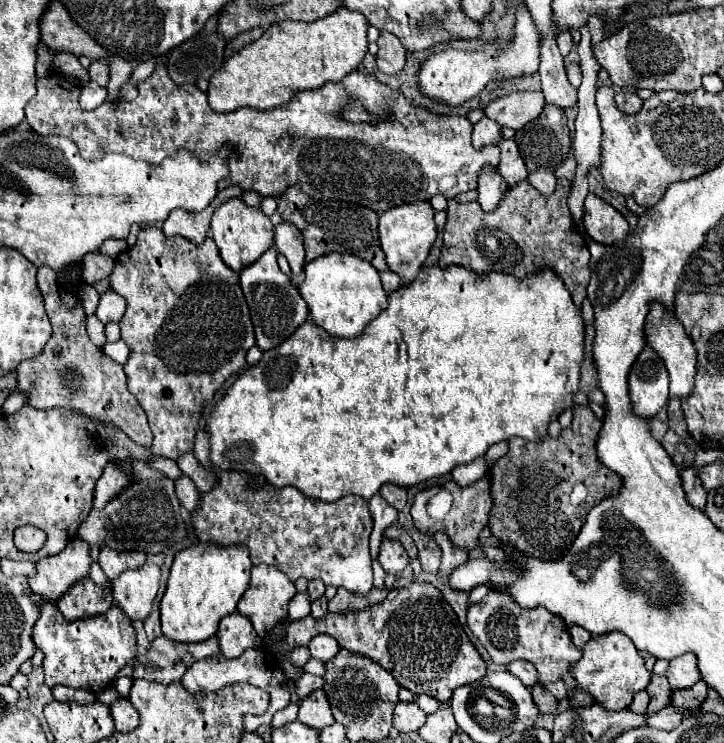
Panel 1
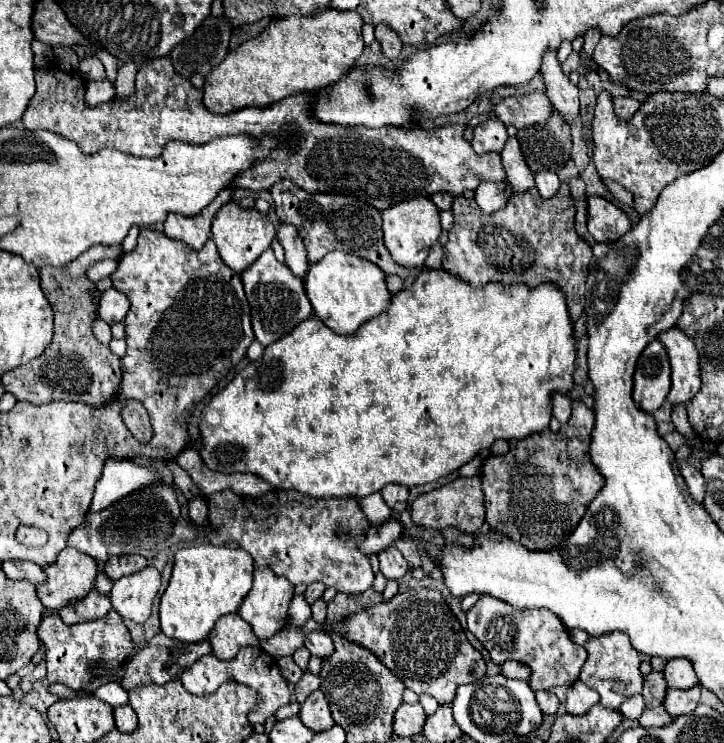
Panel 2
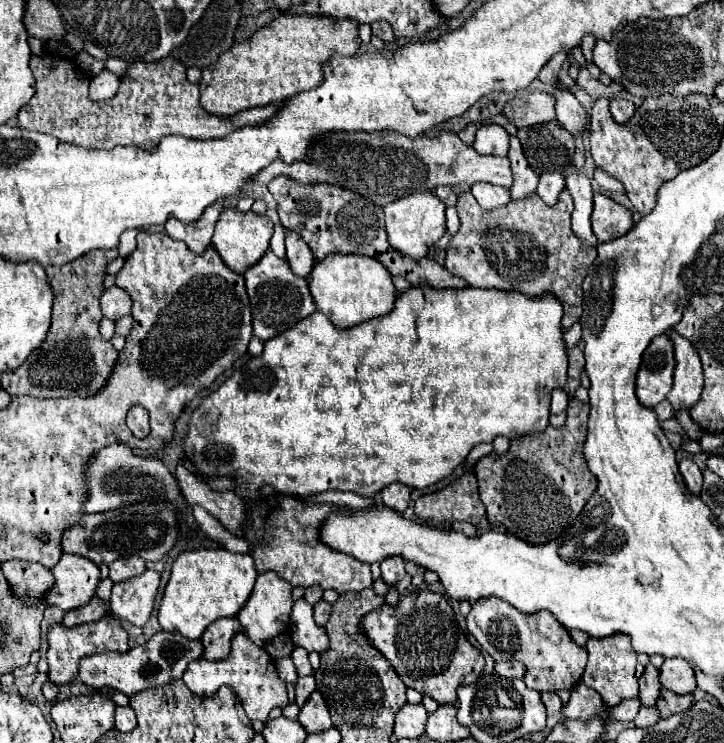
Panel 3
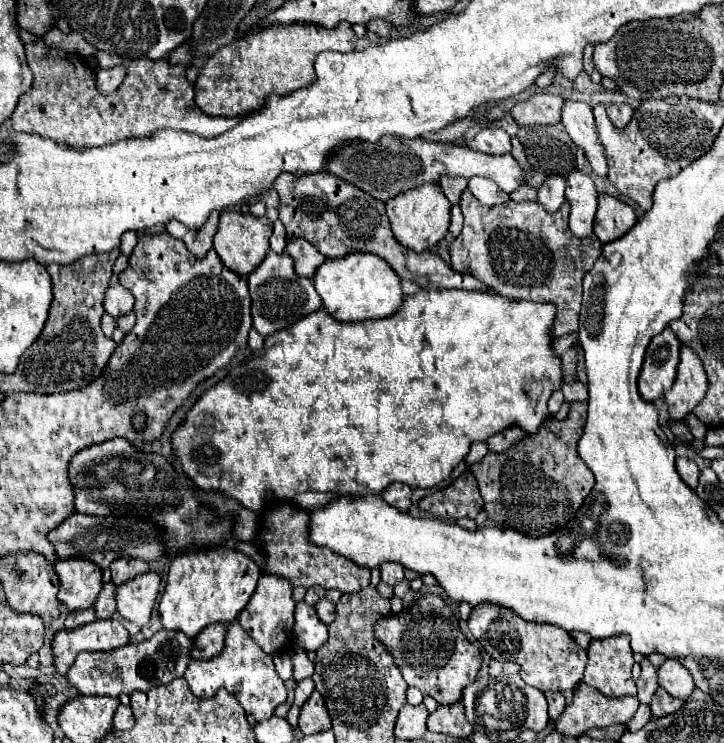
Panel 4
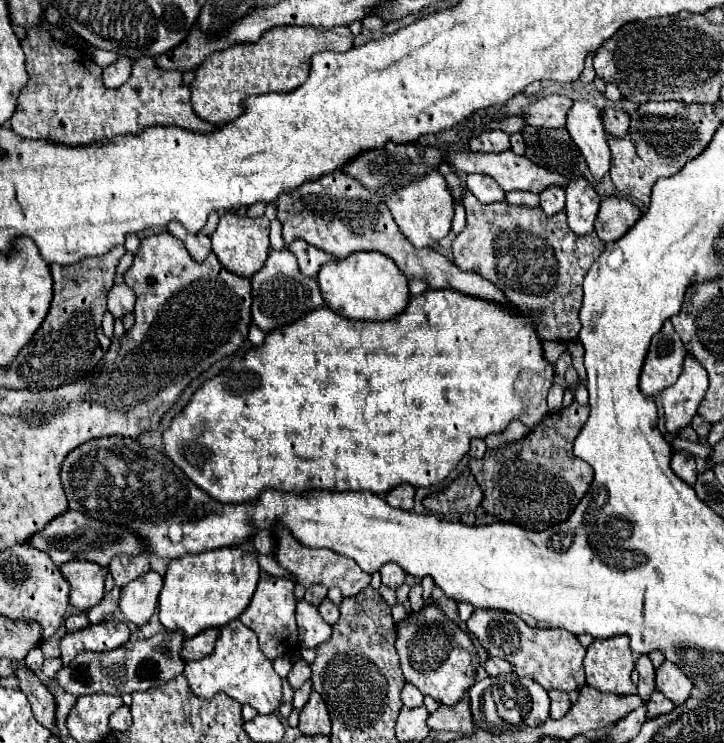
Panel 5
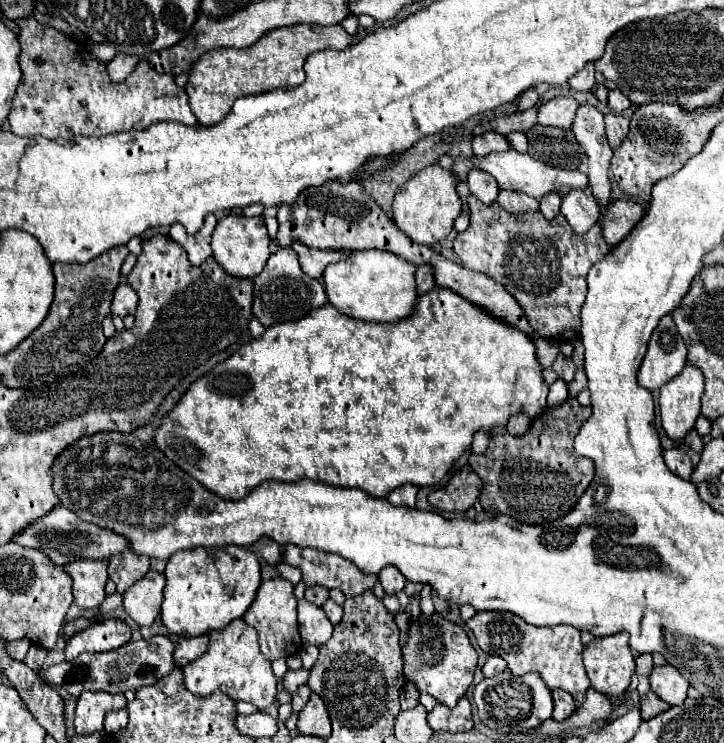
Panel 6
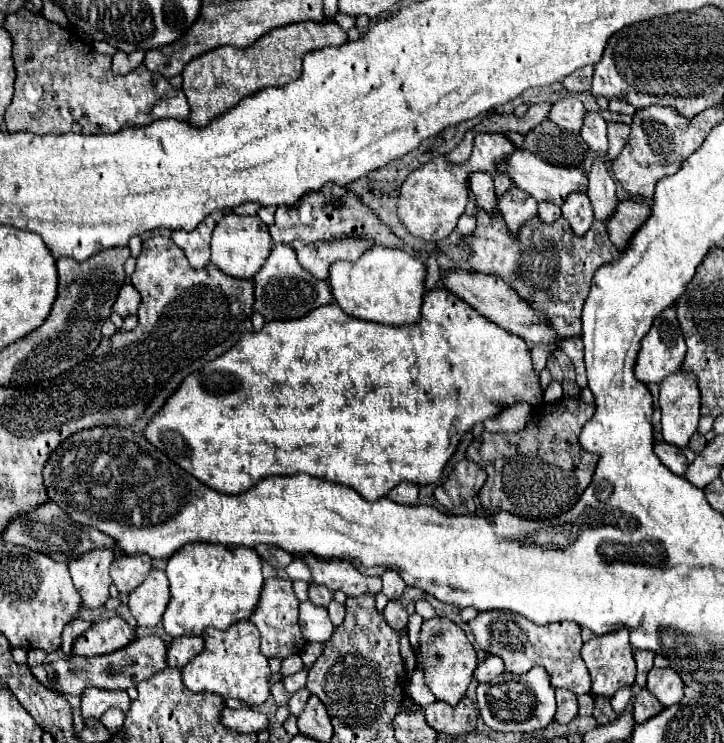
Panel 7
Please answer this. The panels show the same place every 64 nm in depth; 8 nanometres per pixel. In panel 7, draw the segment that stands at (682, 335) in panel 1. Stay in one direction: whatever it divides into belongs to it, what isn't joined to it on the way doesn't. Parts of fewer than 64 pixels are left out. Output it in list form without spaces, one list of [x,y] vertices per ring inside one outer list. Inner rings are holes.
[[[676,374],[660,384],[662,436],[666,442],[686,448],[700,420],[700,390],[694,374]]]

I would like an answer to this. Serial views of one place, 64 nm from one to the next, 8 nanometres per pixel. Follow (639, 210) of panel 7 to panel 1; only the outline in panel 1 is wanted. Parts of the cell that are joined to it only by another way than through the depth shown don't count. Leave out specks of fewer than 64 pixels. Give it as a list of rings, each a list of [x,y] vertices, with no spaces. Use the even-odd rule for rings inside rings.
[[[588,194],[584,202],[584,228],[588,236],[600,244],[614,244],[628,236],[626,218],[596,194]]]

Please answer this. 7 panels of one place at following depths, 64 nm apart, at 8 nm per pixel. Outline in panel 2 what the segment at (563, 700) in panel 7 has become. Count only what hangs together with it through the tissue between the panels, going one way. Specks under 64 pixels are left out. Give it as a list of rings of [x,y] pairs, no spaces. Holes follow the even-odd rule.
[[[540,690],[540,692],[536,692],[536,700],[538,700],[538,706],[540,706],[540,710],[542,710],[544,714],[556,714],[556,710],[558,710],[558,706],[560,706],[556,694],[550,692],[550,690]]]

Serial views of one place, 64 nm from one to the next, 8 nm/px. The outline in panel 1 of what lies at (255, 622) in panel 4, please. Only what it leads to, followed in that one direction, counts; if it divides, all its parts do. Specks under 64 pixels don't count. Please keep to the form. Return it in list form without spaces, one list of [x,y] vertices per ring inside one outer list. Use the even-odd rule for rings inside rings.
[[[260,564],[260,566],[252,568],[250,588],[240,598],[238,612],[252,622],[252,626],[260,638],[266,638],[272,632],[274,624],[280,624],[288,616],[288,602],[292,600],[294,594],[296,594],[296,588],[288,580],[288,576],[284,576],[278,568],[272,568],[268,564]]]

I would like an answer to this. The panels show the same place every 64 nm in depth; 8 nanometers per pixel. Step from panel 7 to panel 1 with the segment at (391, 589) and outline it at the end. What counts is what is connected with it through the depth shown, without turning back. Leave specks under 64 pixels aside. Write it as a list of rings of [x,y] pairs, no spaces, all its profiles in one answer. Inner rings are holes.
[[[384,538],[382,546],[380,546],[378,562],[382,564],[382,568],[388,574],[400,574],[408,566],[408,554],[406,554],[406,550],[402,548],[402,544],[398,540]]]

